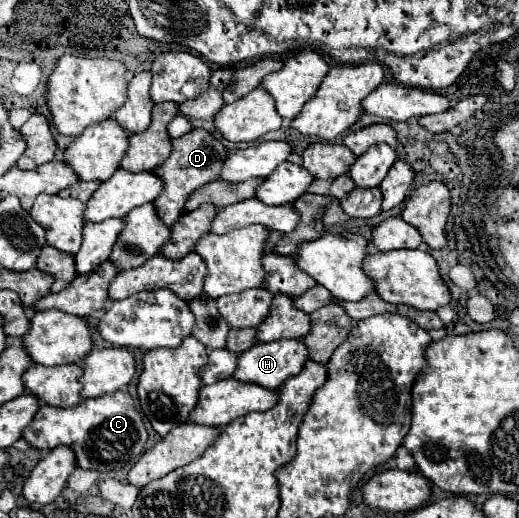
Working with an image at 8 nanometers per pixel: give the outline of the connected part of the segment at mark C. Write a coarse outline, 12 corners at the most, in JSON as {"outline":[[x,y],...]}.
{"outline":[[126,391],[62,409],[40,405],[22,431],[66,445],[76,465],[130,467],[148,433]]}

